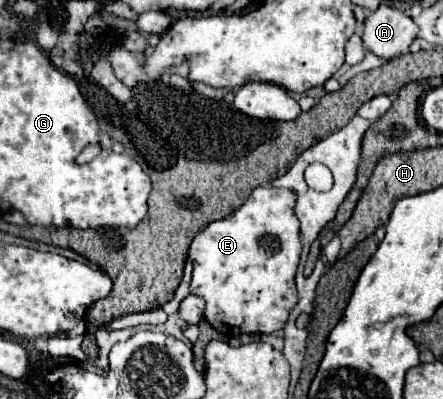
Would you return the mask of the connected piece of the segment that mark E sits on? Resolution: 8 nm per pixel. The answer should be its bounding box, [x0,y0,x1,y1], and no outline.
[188,187,300,335]

